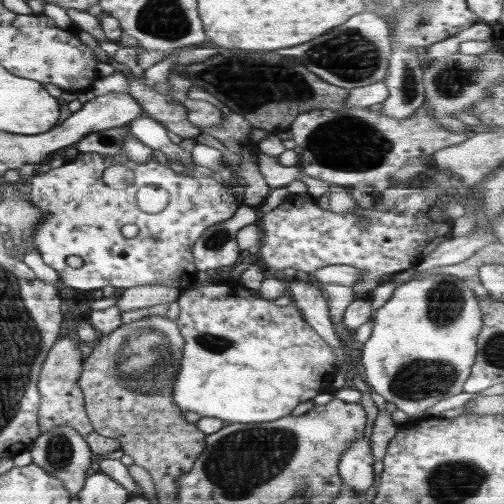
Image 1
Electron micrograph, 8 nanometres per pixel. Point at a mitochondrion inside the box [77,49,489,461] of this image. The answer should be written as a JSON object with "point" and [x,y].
{"point":[144,363]}

